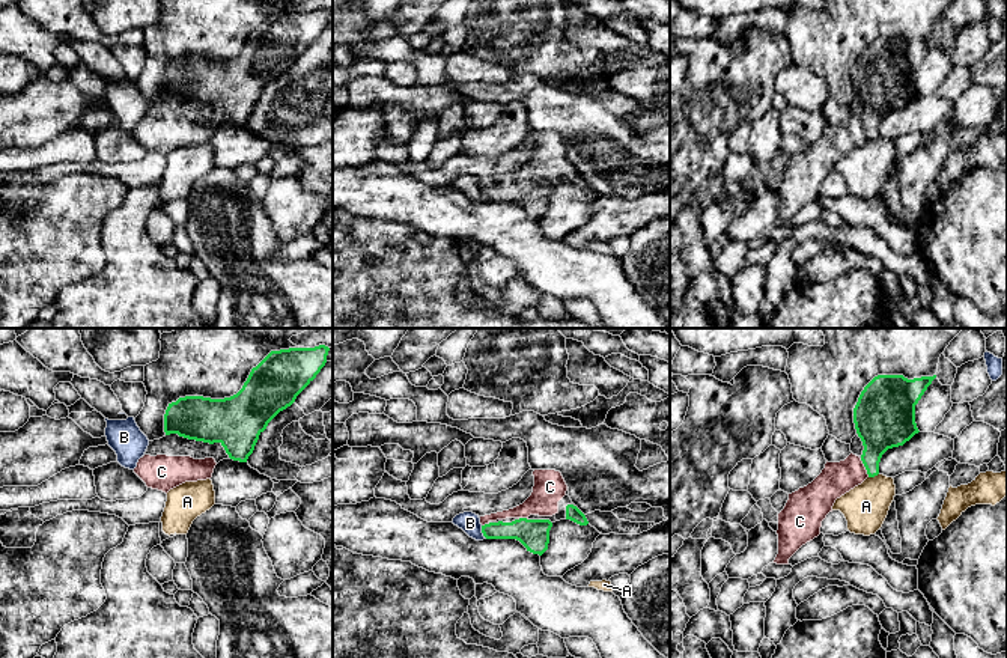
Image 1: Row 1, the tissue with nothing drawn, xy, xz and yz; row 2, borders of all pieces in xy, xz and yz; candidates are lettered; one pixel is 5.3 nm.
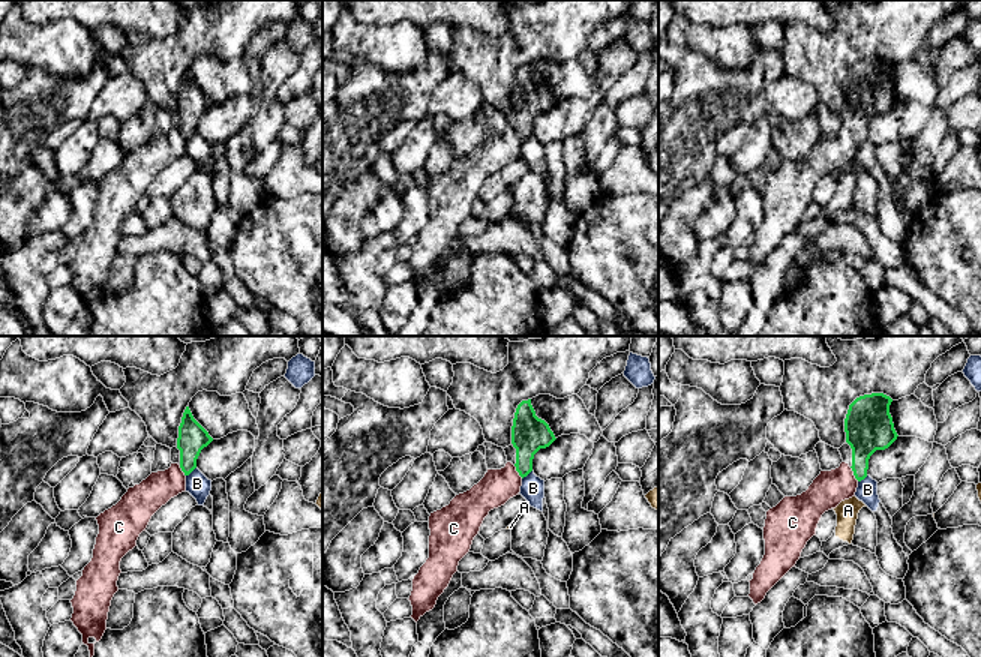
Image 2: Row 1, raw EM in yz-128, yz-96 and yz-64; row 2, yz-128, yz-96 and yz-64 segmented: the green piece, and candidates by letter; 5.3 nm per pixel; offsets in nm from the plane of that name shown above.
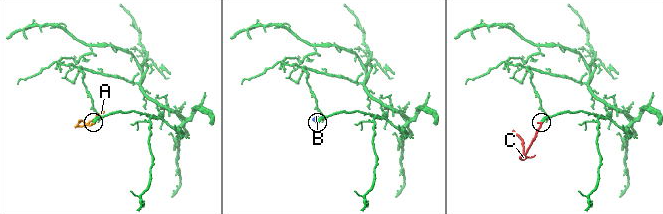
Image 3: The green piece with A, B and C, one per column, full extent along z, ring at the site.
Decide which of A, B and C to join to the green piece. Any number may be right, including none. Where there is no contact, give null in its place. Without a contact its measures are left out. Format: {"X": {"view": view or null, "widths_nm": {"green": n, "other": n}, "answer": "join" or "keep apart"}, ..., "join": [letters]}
{"A": {"view": "yz", "widths_nm": {"green": 220, "other": 240}, "answer": "keep apart"}, "B": {"view": "xz", "widths_nm": {"green": 140, "other": 110}, "answer": "keep apart"}, "C": {"view": "yz", "widths_nm": {"green": 280, "other": 180}, "answer": "join"}, "join": ["C"]}

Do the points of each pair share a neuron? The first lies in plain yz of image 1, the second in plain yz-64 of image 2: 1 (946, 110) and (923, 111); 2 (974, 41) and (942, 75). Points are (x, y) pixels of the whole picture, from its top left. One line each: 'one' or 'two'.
1: one
2: one

